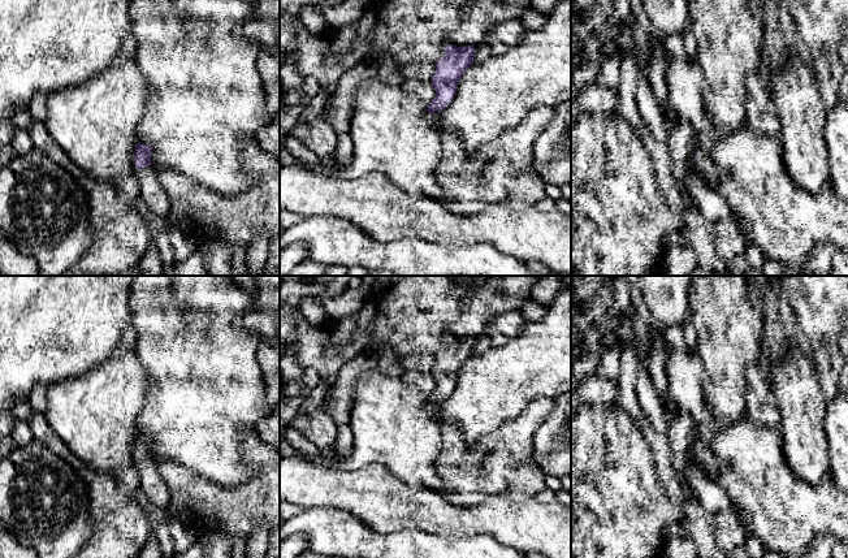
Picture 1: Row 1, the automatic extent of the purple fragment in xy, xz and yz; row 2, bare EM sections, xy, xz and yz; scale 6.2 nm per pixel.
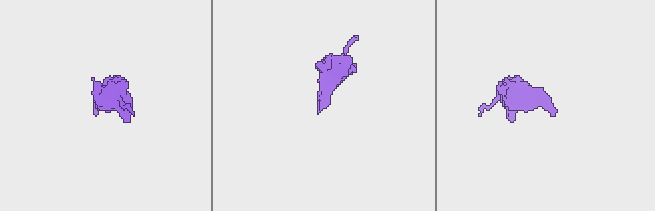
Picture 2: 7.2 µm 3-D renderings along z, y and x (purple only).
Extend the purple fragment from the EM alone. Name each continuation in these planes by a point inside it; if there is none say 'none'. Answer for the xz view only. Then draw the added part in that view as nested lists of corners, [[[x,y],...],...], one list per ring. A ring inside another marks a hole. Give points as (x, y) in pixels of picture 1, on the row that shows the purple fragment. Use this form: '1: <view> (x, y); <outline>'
none

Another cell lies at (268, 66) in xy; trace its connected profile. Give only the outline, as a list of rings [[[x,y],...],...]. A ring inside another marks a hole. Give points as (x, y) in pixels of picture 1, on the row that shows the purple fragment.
[[[263,51],[258,57],[268,112],[274,116],[280,111],[280,55]]]

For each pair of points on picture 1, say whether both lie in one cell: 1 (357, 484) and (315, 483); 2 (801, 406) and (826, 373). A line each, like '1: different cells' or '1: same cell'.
1: same cell
2: different cells

